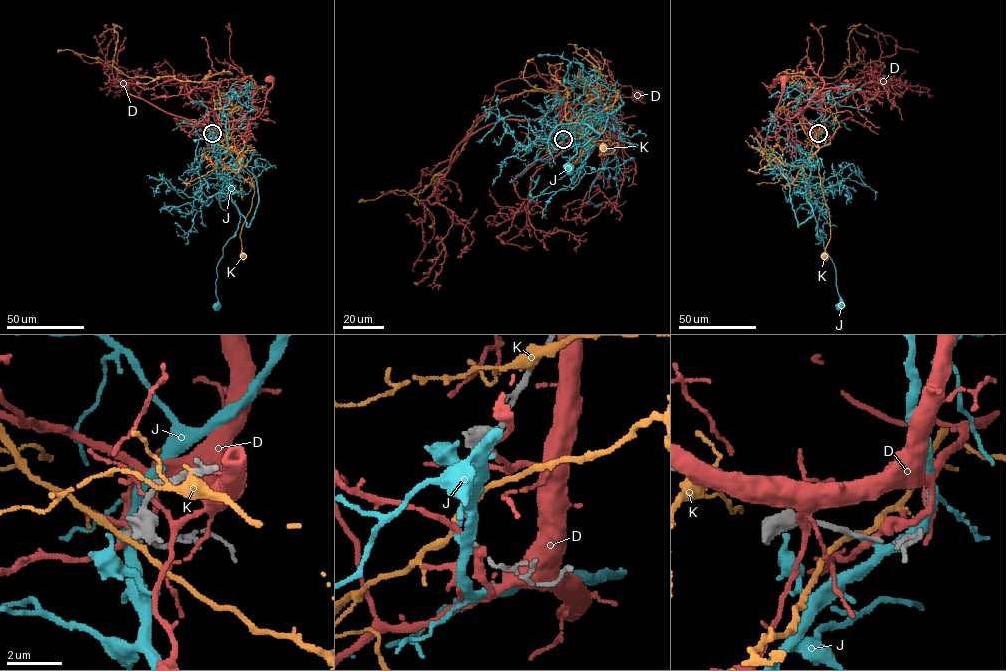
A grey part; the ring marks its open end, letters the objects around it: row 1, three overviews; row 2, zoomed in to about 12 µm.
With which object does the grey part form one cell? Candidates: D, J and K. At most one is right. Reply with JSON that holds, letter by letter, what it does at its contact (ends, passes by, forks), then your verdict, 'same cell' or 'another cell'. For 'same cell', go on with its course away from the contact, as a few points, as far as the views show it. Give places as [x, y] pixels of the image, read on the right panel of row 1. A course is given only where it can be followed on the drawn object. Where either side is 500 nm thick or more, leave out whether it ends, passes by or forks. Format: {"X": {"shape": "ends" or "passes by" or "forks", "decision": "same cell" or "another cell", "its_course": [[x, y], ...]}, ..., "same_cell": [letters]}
{"D": {"shape": "forks", "decision": "another cell"}, "J": {"shape": "ends", "decision": "same cell", "its_course": [[818, 133], [809, 157], [806, 197], [817, 234], [835, 267], [838, 306]]}, "K": {"shape": "passes by", "decision": "another cell"}, "same_cell": ["J"]}

